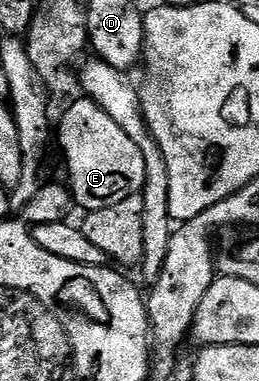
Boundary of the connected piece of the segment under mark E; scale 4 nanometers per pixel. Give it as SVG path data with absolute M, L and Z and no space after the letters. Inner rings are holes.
M82 100L73 102L64 111L59 129L57 125L57 149L59 145L67 164L70 194L74 204L78 208L80 205L83 211L113 207L113 203L121 203L121 199L129 199L129 195L142 190L145 159L137 143L133 143L133 139L129 139L129 135L125 135L95 101Z

